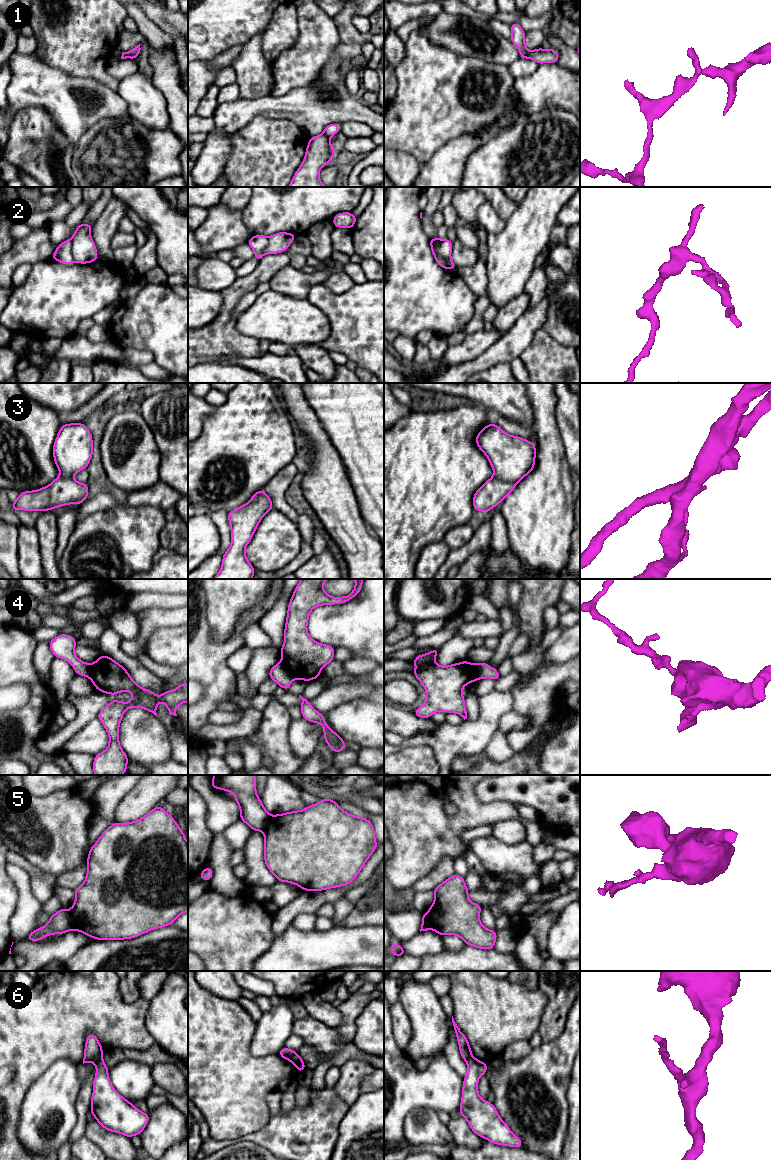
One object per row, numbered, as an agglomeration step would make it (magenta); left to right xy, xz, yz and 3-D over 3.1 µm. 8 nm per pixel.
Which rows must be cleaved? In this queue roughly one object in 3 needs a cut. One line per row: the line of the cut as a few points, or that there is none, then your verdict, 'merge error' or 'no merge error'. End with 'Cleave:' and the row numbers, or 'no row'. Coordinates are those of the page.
1: cut in xz along (323, 133), (328, 138); merge error
2: cut in xy along (70, 240), (70, 253), (74, 261); merge error
3: no cut; no merge error
4: cut in xz along (281, 661), (294, 678); merge error
5: cut in xy along (68, 910), (73, 929); merge error
6: cut in xz along (296, 1053), (288, 1059); merge error
Cleave: 1, 2, 4, 5, 6

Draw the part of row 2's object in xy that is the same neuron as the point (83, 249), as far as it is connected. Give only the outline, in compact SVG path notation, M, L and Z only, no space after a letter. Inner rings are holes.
M78 224L71 238L71 254L74 262L80 264L98 260L96 245L93 242L90 230L93 224Z

